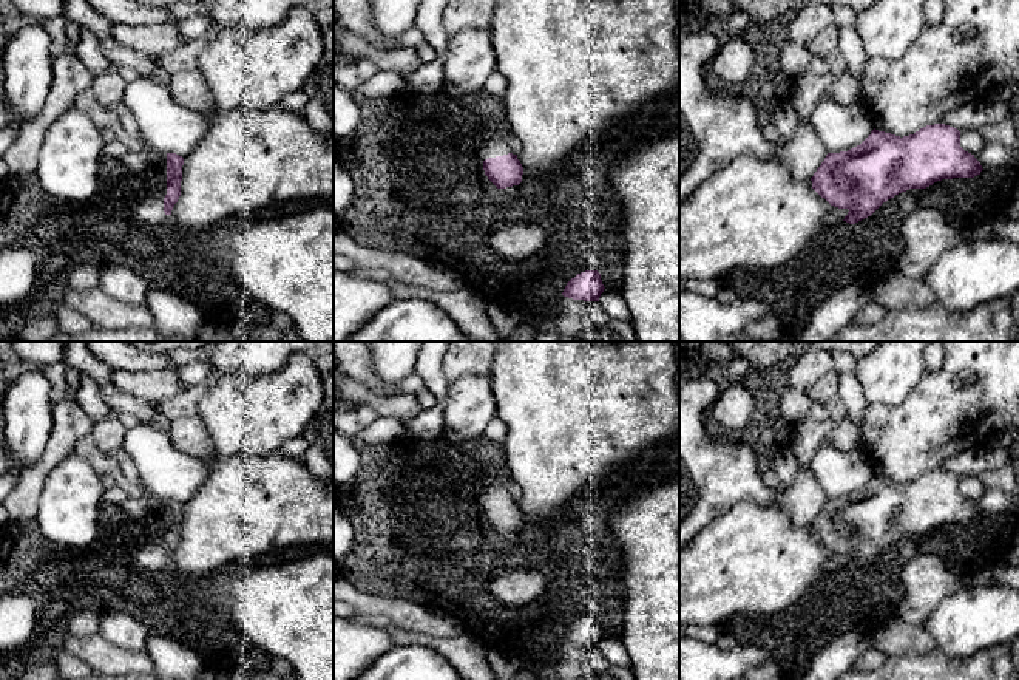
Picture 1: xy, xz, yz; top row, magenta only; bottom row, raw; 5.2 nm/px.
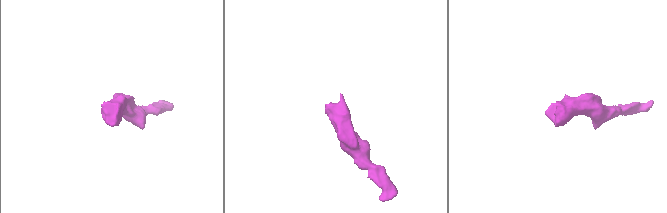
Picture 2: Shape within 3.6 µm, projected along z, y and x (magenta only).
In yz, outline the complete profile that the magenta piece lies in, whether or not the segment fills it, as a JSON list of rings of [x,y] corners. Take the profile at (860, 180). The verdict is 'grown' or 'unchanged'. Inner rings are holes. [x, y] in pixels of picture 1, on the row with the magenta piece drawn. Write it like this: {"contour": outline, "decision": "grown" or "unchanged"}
{"contour": [[[934,124],[903,138],[874,128],[860,145],[828,153],[811,181],[812,189],[831,206],[849,210],[843,221],[855,224],[902,192],[926,189],[942,179],[974,178],[982,170],[974,155],[960,147],[957,128]]], "decision": "unchanged"}

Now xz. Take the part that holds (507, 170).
{"contour": [[[499,122],[489,133],[482,151],[483,170],[497,189],[519,185],[523,167],[517,159],[519,144],[506,122]]], "decision": "grown"}

